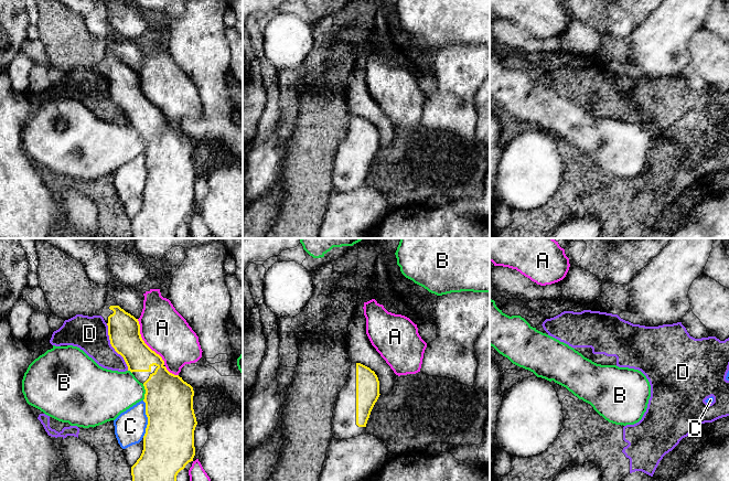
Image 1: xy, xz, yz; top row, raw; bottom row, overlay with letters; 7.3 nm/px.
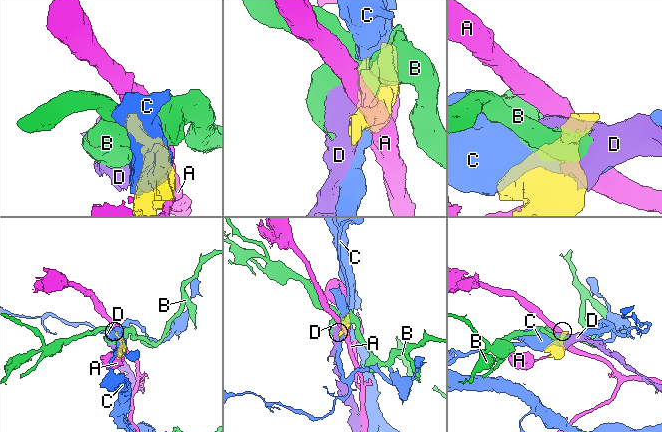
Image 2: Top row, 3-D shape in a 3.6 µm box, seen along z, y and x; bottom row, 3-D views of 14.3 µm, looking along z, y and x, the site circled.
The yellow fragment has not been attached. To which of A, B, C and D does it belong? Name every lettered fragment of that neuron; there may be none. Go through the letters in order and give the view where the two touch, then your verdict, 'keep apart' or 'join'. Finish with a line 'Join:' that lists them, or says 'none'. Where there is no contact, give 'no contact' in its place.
A: xy | keep apart
B: xy | keep apart
C: xy | keep apart
D: xy | keep apart
Join: none

